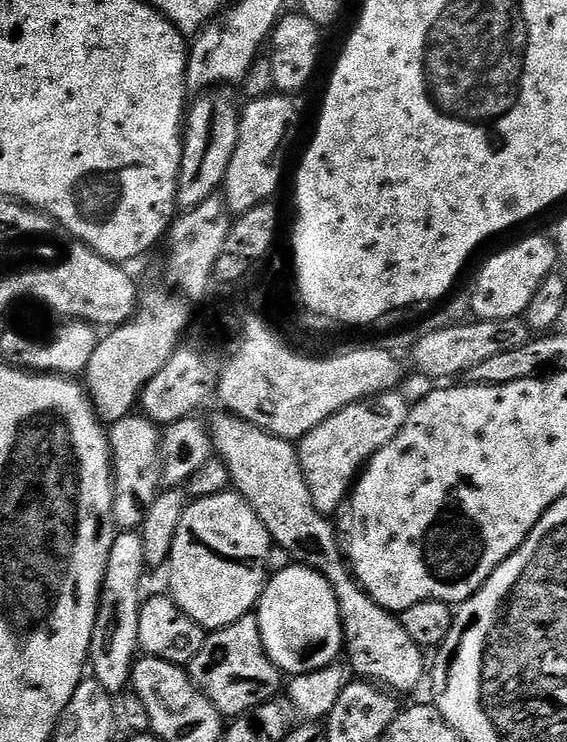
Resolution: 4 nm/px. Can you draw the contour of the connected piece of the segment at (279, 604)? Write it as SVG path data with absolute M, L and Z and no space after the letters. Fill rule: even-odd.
M293 563L293 568L284 568L274 582L268 583L260 593L259 601L254 609L256 620L260 624L260 633L264 649L270 659L276 663L281 673L301 676L303 672L313 672L335 664L345 651L344 627L338 610L338 600L330 582L315 568L309 568L303 563Z

